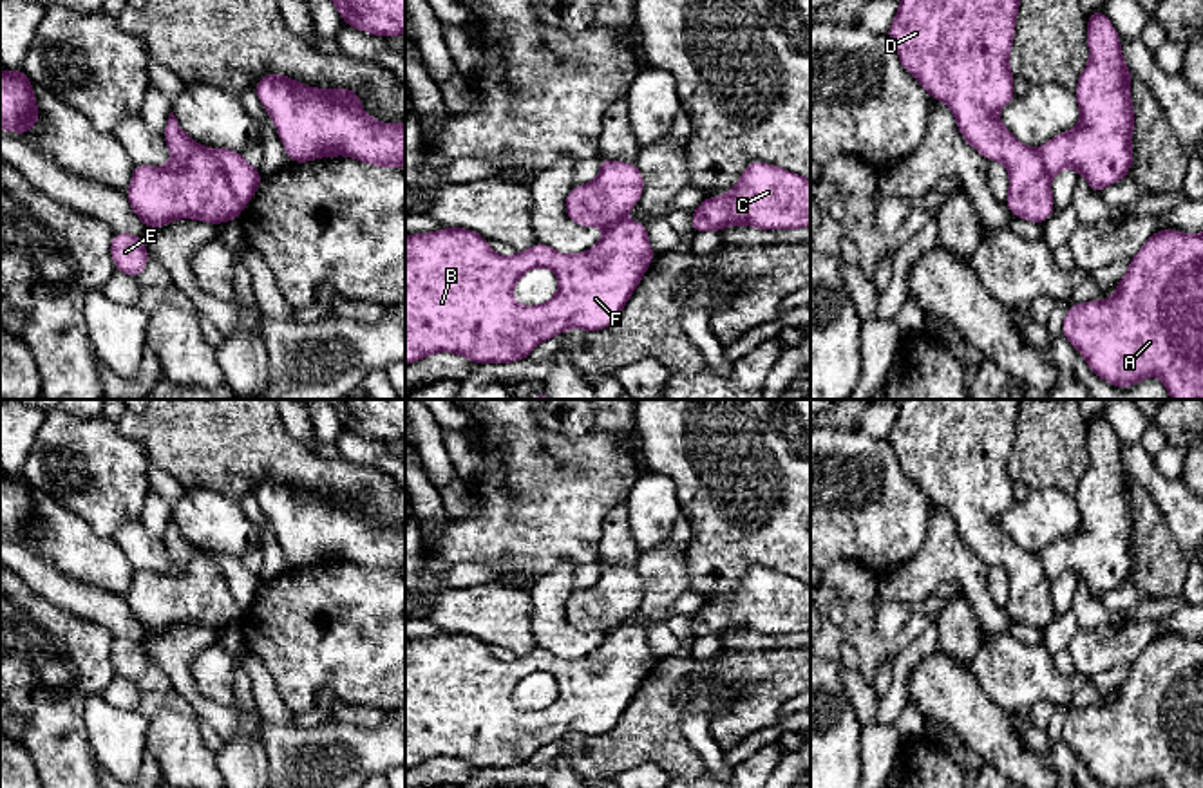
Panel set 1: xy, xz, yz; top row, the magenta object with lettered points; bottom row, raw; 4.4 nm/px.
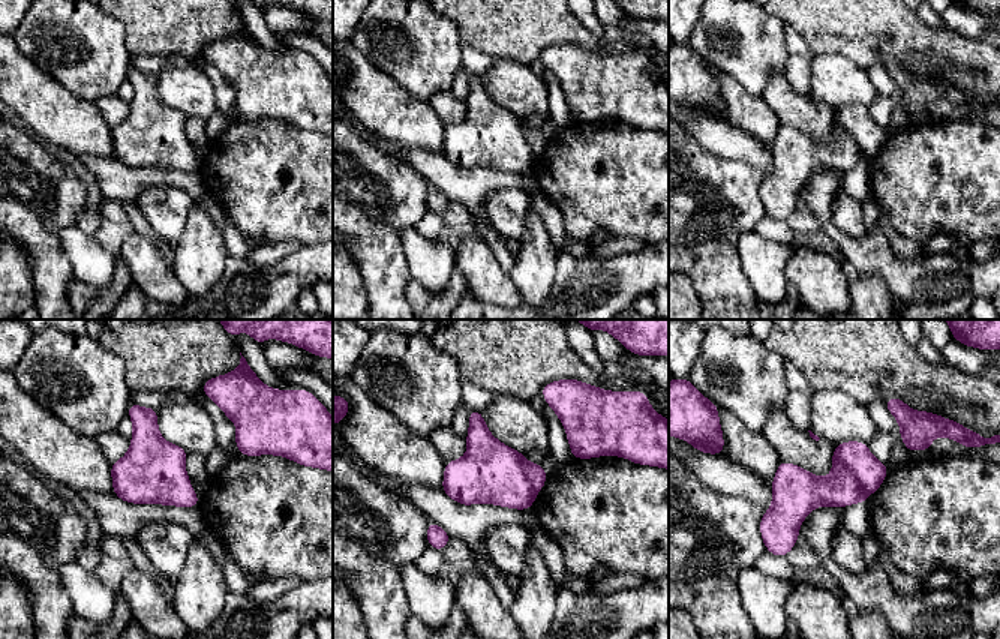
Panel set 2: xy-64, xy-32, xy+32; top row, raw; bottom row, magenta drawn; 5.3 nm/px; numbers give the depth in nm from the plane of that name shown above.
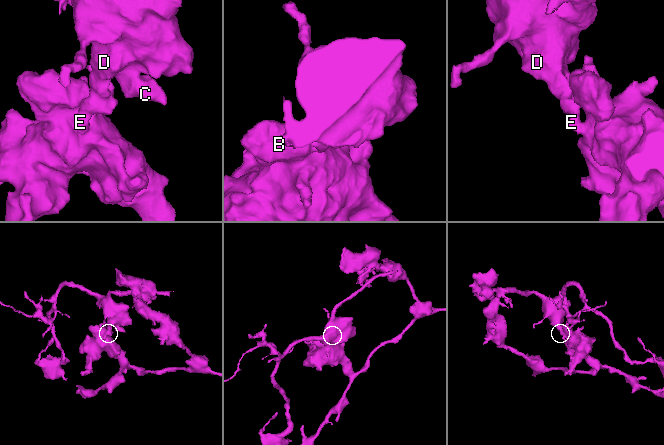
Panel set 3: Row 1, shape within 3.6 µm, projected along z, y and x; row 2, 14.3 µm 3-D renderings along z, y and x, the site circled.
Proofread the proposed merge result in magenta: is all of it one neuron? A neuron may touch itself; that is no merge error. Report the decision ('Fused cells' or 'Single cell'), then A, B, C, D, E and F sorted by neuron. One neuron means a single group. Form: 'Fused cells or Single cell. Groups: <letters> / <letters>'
Fused cells. Groups: A B F / C D E

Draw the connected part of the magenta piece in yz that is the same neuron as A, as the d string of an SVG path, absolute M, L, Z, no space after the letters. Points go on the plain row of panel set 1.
M1165 633L1151 640L1129 665L1129 674L1111 703L1067 712L1062 741L1109 788L1140 788L1149 781L1158 781L1163 788L1203 788L1203 638Z

